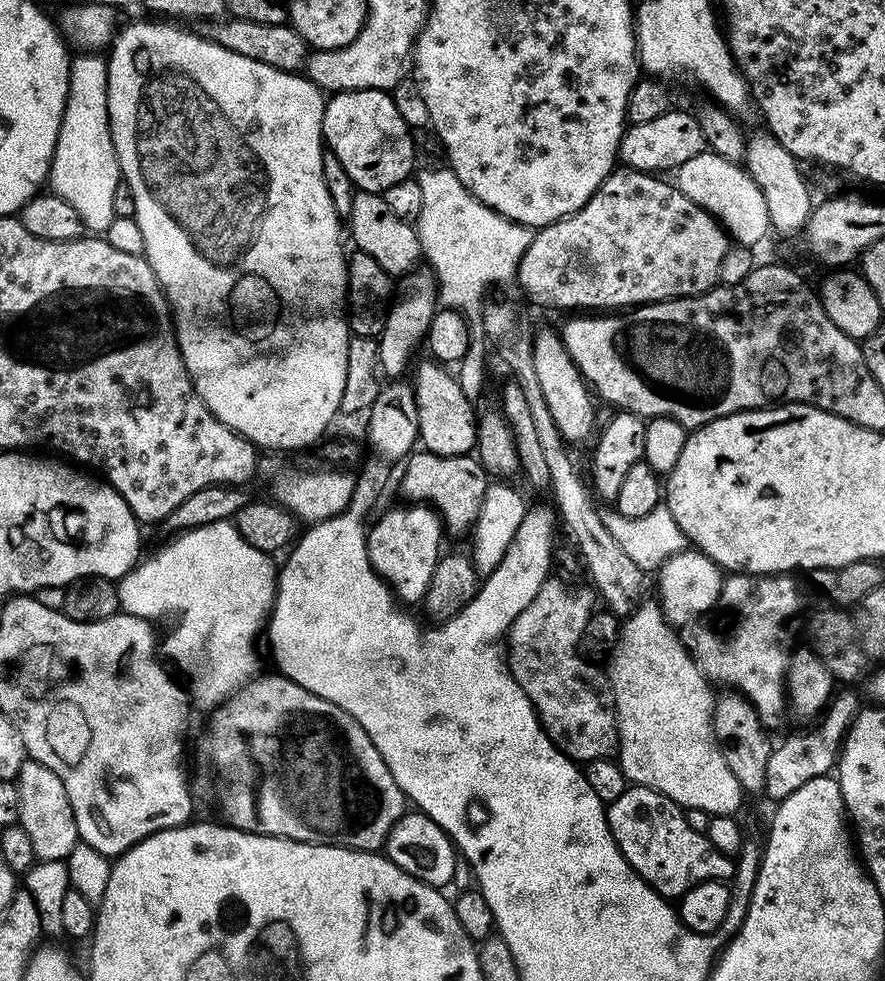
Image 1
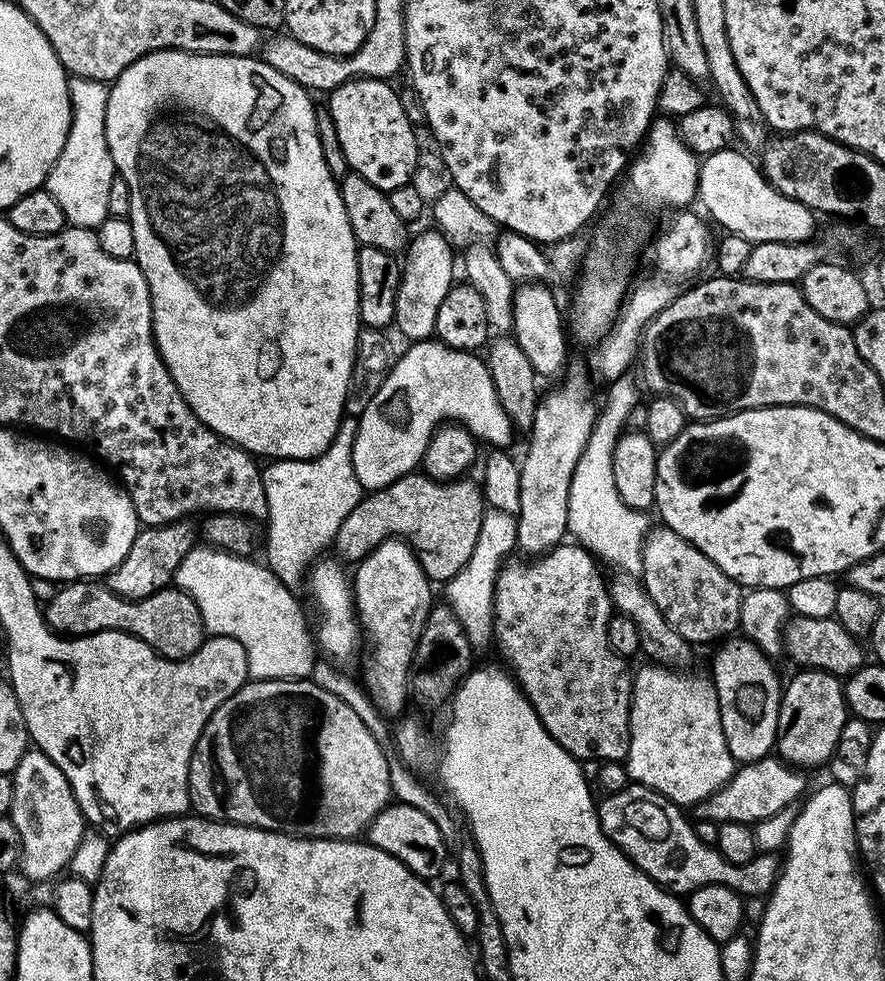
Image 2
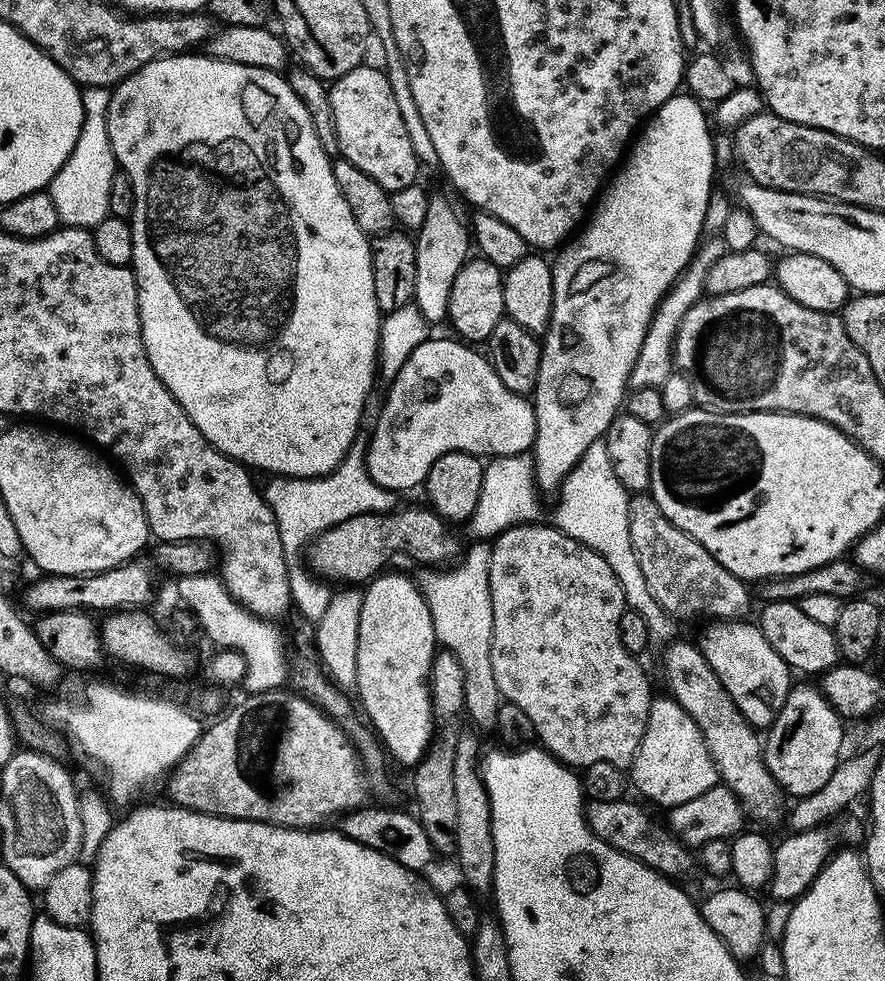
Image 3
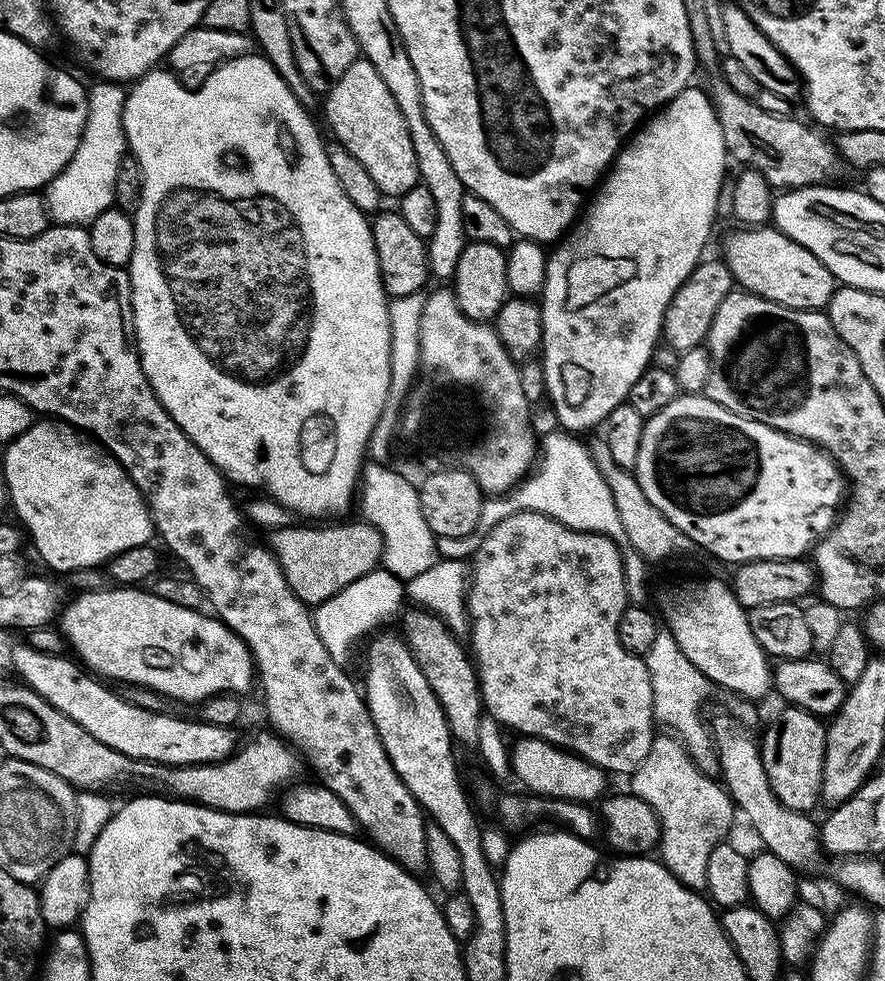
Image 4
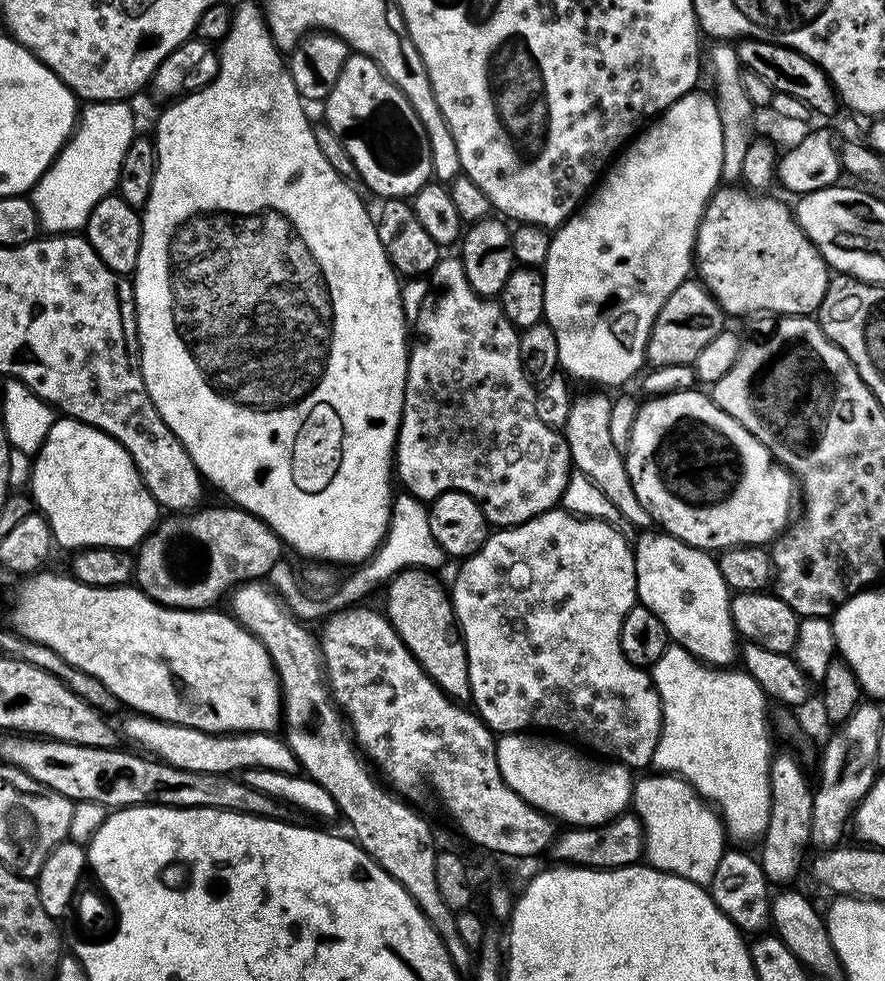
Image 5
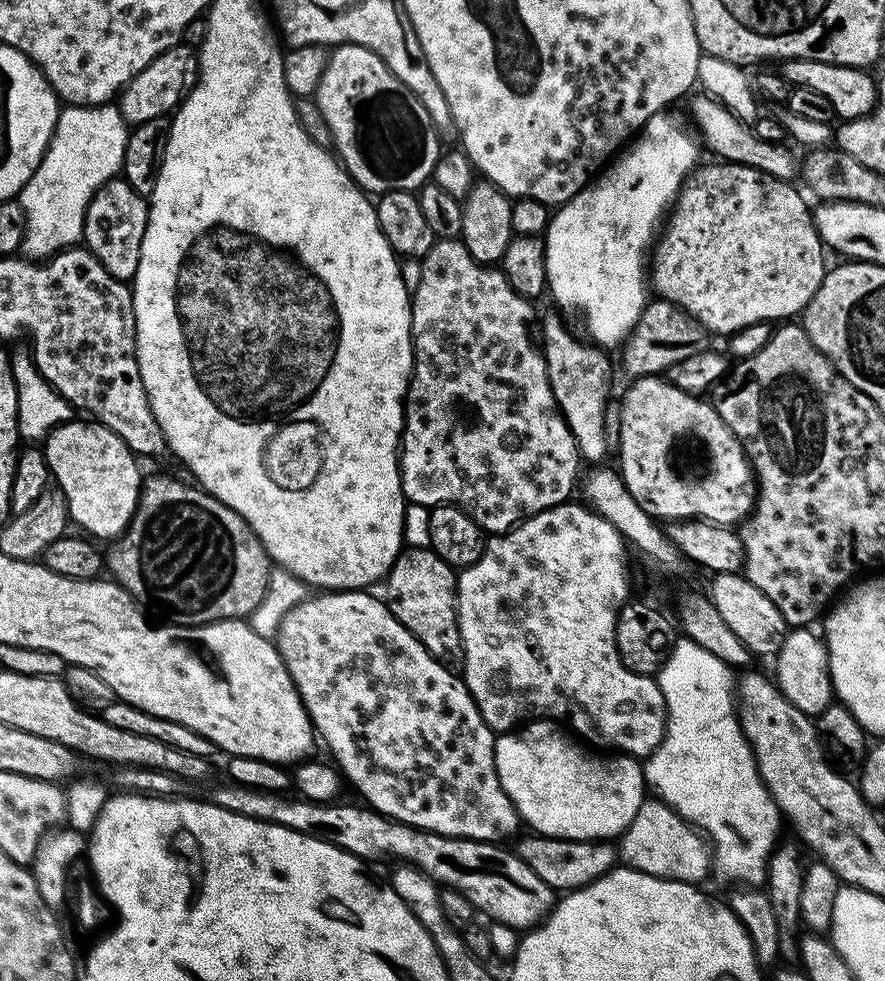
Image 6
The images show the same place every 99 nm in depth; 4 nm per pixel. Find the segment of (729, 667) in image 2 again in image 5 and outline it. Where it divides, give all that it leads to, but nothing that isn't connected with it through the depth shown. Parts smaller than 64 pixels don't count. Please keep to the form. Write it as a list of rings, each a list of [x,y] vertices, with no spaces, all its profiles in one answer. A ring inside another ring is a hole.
[[[644,530],[634,540],[636,554],[636,599],[644,607],[649,608],[662,622],[668,632],[671,643],[681,646],[703,660],[705,664],[713,666],[731,665],[731,660],[738,656],[738,633],[732,625],[732,596],[727,582],[722,578],[717,557],[711,551],[703,548],[692,548],[686,542],[665,534],[663,531]]]

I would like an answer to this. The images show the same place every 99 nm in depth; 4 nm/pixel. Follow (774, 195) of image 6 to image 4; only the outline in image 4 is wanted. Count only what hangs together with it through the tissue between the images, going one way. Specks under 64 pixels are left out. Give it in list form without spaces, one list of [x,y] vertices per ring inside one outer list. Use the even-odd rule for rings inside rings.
[[[740,226],[724,240],[722,259],[743,291],[792,309],[820,310],[838,287],[831,270],[791,235],[771,226]]]

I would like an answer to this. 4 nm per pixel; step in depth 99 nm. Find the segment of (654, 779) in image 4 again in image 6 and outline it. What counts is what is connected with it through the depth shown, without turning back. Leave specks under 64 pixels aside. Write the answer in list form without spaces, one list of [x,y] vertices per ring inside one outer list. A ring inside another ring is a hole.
[[[659,798],[645,799],[618,843],[619,859],[621,856],[621,861],[637,872],[694,885],[706,879],[708,872],[710,876],[710,848],[705,837]]]

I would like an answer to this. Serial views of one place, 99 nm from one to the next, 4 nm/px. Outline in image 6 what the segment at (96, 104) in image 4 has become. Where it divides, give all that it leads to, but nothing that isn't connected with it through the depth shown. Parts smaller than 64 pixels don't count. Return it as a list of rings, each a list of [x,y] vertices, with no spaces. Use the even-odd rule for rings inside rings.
[[[68,106],[57,115],[52,141],[18,197],[26,214],[26,234],[22,245],[25,257],[47,258],[81,243],[84,212],[92,201],[92,195],[123,169],[129,131],[129,125],[125,124],[116,106]]]

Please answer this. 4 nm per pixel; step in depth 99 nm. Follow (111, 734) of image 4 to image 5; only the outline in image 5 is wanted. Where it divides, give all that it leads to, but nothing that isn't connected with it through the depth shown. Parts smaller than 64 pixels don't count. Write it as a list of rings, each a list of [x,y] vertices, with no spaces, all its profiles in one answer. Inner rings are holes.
[[[130,714],[120,725],[121,733],[142,746],[143,751],[178,769],[229,775],[249,768],[278,770],[297,775],[300,767],[287,743],[273,733],[210,733],[181,724],[170,724],[143,714]]]

